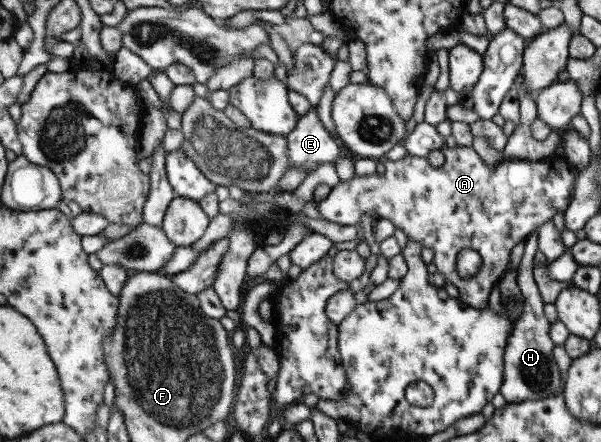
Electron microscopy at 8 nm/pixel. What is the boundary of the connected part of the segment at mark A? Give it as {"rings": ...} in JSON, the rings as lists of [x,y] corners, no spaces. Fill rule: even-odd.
{"rings":[[[443,146],[444,164],[435,168],[429,159],[407,156],[398,161],[387,161],[384,176],[356,175],[349,181],[339,181],[328,196],[319,202],[320,214],[325,220],[339,225],[359,224],[363,213],[372,213],[379,218],[389,219],[395,227],[401,229],[408,238],[422,243],[434,250],[433,263],[437,271],[444,276],[445,283],[451,283],[459,291],[459,297],[475,308],[487,305],[487,295],[503,275],[505,265],[509,261],[509,251],[513,245],[527,237],[534,228],[552,219],[557,212],[563,213],[570,202],[574,179],[577,171],[567,162],[566,158],[552,154],[547,159],[531,161],[527,159],[501,159],[493,167],[487,167],[475,153],[473,146]],[[463,249],[477,251],[481,258],[478,272],[470,278],[459,277],[457,273],[457,255]]]}

